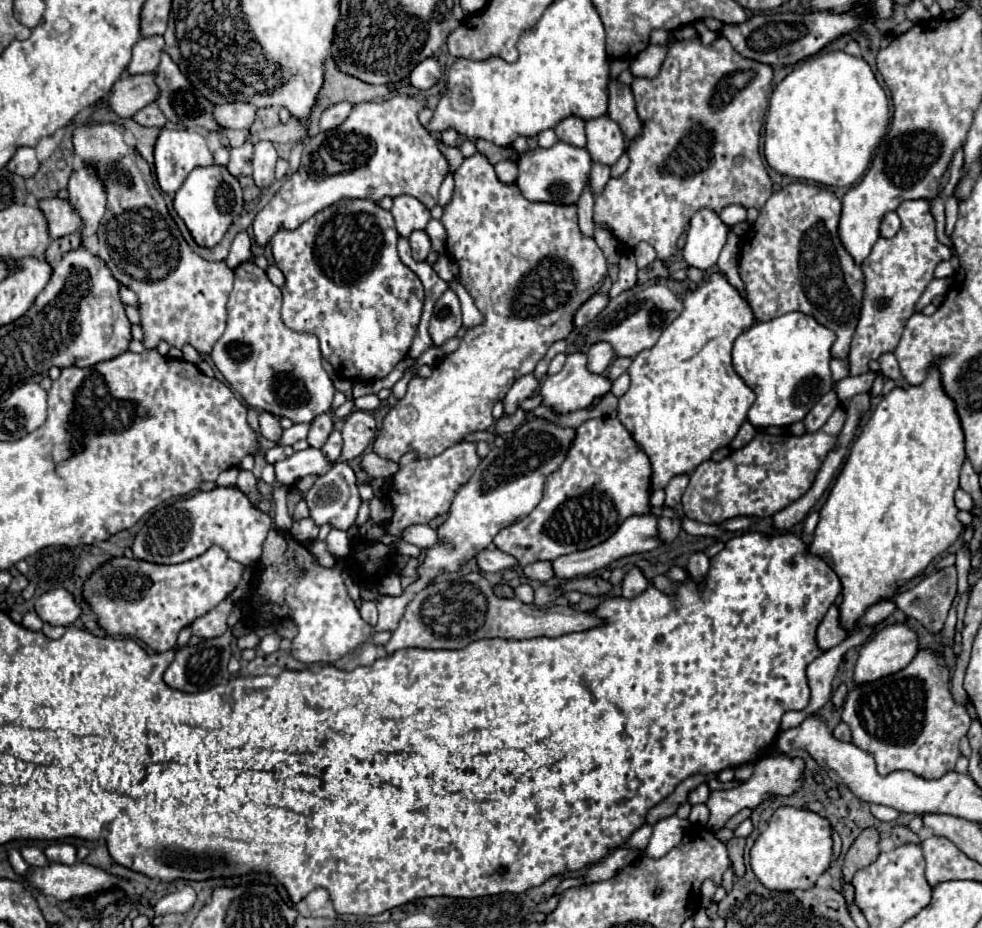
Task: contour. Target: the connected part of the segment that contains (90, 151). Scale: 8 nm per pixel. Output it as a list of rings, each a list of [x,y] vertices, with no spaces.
[[[90,124],[76,128],[74,132],[74,152],[80,156],[80,160],[88,166],[92,166],[102,178],[104,190],[106,190],[106,208],[114,216],[104,216],[98,230],[100,250],[98,256],[106,262],[112,276],[126,288],[134,290],[138,296],[138,312],[140,312],[140,328],[144,332],[144,348],[156,348],[160,340],[166,340],[174,348],[182,348],[184,344],[194,346],[200,354],[208,354],[214,346],[214,342],[222,336],[226,328],[226,302],[232,290],[234,272],[226,266],[224,260],[220,262],[208,262],[202,256],[198,256],[190,244],[180,234],[174,218],[170,216],[166,202],[152,198],[150,188],[144,180],[144,174],[140,172],[136,164],[134,150],[124,142],[122,132],[114,124]]]

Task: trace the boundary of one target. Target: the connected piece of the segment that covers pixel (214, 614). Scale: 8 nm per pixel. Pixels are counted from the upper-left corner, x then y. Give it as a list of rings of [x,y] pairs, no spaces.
[[[228,596],[216,608],[212,608],[206,616],[202,616],[202,618],[198,618],[198,620],[192,622],[192,626],[190,626],[192,634],[200,636],[200,638],[216,638],[218,634],[224,634],[226,628],[228,628],[226,618],[232,612],[232,608],[234,608],[234,602]]]

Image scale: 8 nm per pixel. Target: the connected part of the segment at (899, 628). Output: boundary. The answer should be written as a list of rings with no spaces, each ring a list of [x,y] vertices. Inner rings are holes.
[[[896,622],[878,630],[874,638],[860,648],[854,668],[854,686],[896,674],[912,662],[916,652],[918,638],[906,624]]]

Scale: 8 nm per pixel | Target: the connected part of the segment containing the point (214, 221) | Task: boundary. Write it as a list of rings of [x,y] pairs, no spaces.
[[[212,164],[206,168],[202,166],[194,168],[174,196],[174,210],[186,222],[196,244],[208,246],[208,248],[216,246],[222,240],[228,226],[242,212],[242,206],[244,206],[244,200],[242,200],[242,188],[238,180],[228,172],[228,168],[218,164]]]

